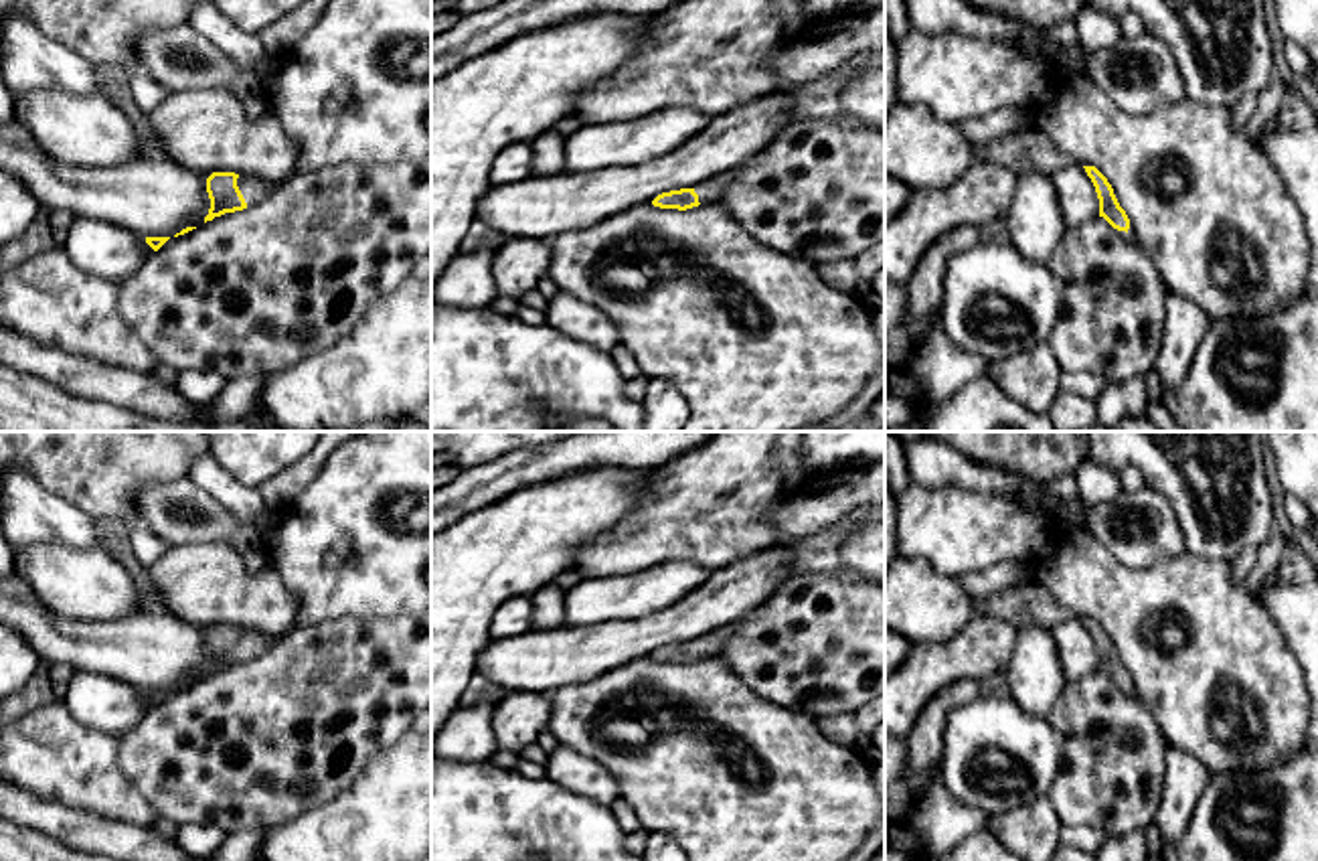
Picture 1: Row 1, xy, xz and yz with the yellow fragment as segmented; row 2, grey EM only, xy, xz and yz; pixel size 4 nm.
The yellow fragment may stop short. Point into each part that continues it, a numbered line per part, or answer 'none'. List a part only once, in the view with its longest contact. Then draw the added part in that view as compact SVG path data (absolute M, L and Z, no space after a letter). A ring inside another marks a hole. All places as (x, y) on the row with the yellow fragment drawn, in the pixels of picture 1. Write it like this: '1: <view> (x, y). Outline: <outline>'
1: xy (254, 191). Outline: M239 176L237 186L247 203L247 207L253 207L261 203L277 184L255 178L255 176Z

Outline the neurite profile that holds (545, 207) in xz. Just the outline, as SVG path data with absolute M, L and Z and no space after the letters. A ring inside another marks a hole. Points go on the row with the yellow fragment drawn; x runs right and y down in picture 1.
M781 87L715 115L705 132L648 164L492 184L476 207L476 221L526 239L579 231L739 166L794 122L794 105L794 89Z

